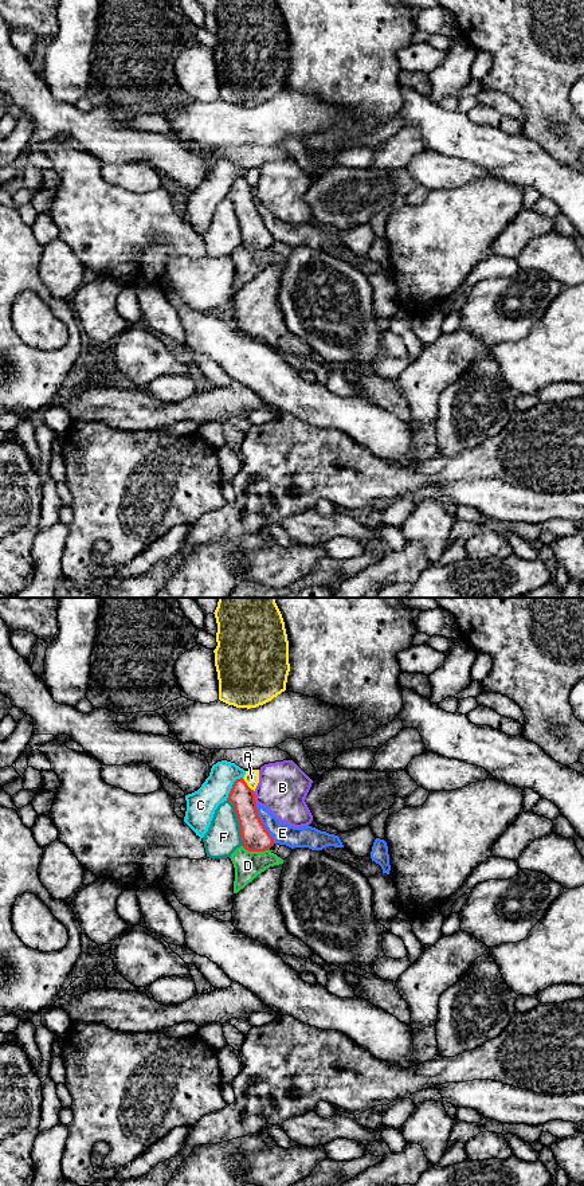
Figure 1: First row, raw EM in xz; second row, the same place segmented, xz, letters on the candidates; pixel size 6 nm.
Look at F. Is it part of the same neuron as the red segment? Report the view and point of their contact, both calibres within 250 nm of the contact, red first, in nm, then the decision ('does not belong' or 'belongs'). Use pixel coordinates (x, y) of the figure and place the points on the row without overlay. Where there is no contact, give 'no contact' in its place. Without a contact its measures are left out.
meets red in xz at (239, 220); 160 nm thick on the red side, 200 nm on the other; does not belong

